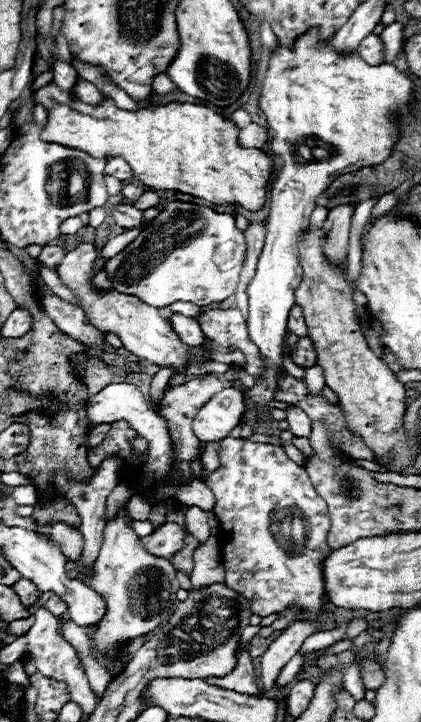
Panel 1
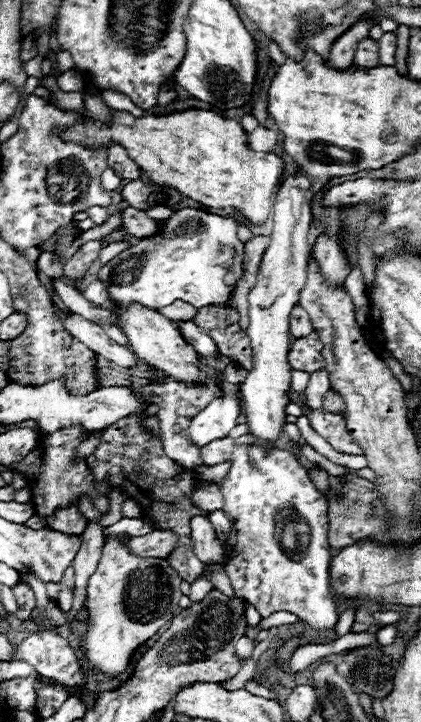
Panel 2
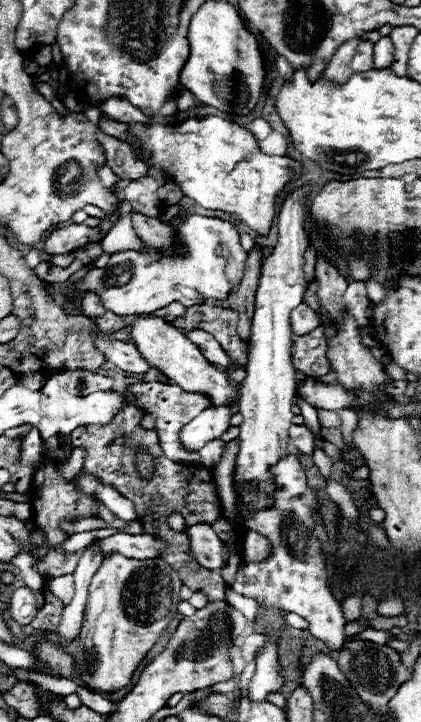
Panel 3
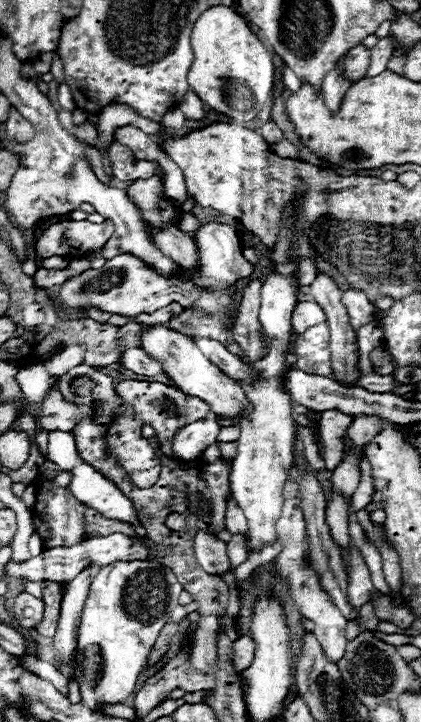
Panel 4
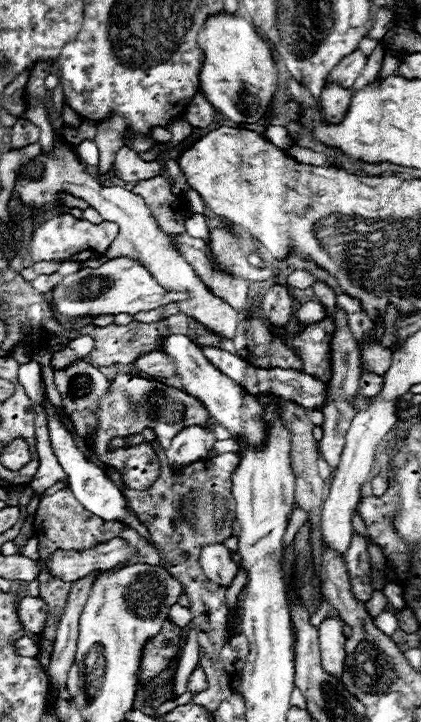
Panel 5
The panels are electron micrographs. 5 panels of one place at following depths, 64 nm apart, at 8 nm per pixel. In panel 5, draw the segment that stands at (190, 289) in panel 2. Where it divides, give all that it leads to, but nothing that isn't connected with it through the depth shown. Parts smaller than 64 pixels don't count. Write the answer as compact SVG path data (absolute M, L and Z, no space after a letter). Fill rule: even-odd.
M212 228L210 230L210 252L212 252L212 262L216 264L218 270L252 281L266 281L274 276L269 269L259 269L248 264L247 257L250 253L258 252L259 245L262 245L254 238L254 245L244 245L240 238L230 234L224 228ZM114 258L104 262L100 268L84 268L66 276L52 290L52 306L60 316L78 318L78 316L96 316L96 314L130 314L148 312L170 302L186 300L186 292L164 292L156 278L136 260Z

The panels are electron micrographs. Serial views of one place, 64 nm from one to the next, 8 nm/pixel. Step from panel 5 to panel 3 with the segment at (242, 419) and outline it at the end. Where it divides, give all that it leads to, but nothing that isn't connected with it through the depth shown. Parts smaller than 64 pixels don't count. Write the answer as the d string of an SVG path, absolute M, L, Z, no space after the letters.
M138 314L130 320L132 326L132 344L138 348L138 352L148 360L150 366L156 366L162 374L166 374L174 384L180 384L186 392L204 392L210 396L212 404L234 404L236 386L228 380L228 376L212 362L208 362L196 344L192 344L180 328L172 326L164 318L150 316L150 314Z

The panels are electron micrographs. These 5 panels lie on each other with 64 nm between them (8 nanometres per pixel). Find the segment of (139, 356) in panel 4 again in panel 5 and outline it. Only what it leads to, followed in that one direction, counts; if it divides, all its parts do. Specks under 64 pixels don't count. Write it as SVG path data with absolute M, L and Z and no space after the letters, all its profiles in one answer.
M162 352L142 354L140 358L134 360L134 366L136 366L138 372L144 372L144 374L154 376L154 378L172 378L172 376L176 376L172 360L168 356L164 356Z

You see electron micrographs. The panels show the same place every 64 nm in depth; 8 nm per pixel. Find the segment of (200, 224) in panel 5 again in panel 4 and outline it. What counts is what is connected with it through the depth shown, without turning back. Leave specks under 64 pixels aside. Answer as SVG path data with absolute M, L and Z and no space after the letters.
M184 214L184 216L180 216L180 220L176 222L176 226L178 226L182 232L192 232L198 224L200 224L200 220L198 220L194 214Z

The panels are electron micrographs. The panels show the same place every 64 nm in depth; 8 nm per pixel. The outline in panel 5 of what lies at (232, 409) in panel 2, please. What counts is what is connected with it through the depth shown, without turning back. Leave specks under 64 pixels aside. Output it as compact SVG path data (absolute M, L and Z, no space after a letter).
M188 426L180 430L166 450L166 458L170 466L186 466L200 458L206 458L210 448L214 446L216 436L208 426Z

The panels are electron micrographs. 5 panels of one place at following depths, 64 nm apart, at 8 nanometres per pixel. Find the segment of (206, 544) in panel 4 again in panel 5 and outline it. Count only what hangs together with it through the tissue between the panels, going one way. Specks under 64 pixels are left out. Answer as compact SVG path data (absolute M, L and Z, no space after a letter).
M208 544L200 552L200 566L208 580L214 580L222 586L230 586L238 572L238 564L230 558L230 552L224 544Z

